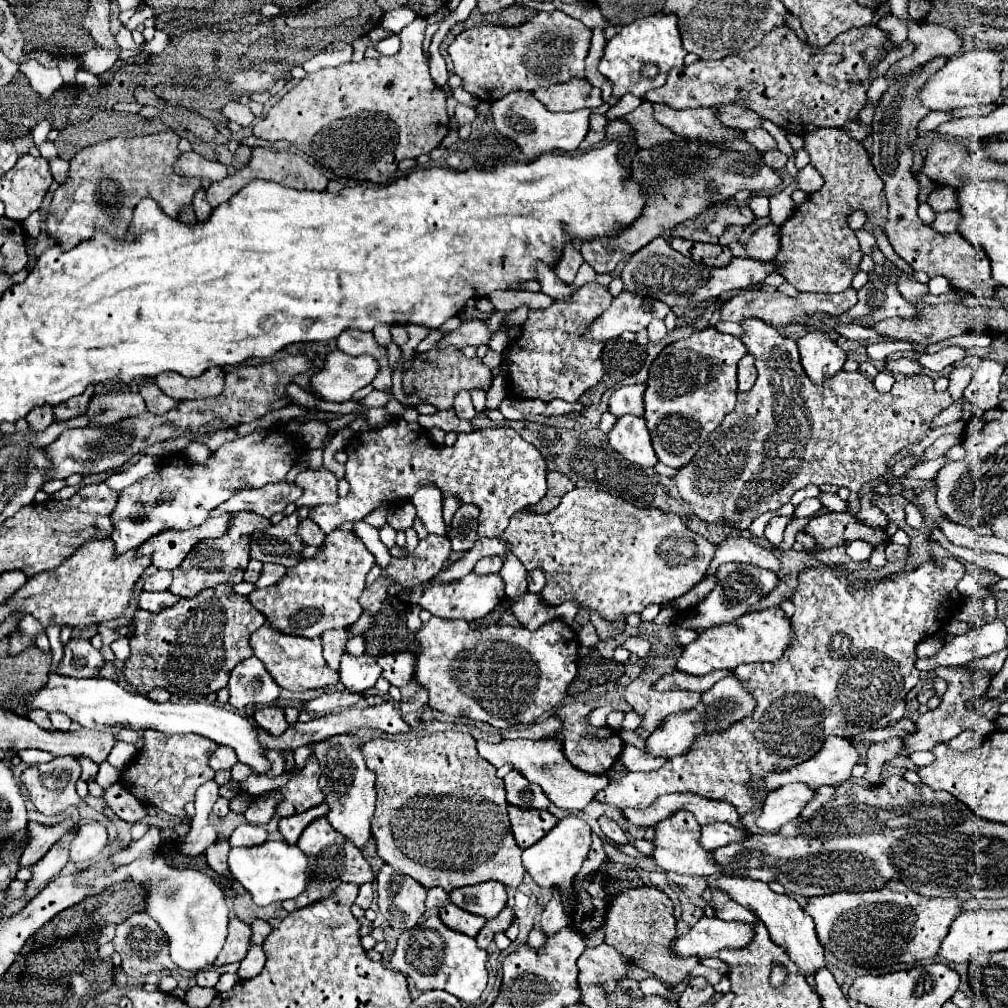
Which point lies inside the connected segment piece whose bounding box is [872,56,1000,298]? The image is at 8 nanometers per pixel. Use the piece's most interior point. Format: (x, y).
(895, 119)

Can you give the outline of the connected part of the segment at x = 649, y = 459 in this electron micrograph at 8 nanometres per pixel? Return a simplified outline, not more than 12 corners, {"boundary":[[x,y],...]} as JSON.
{"boundary":[[618,418],[608,442],[636,466],[656,466],[644,418]]}

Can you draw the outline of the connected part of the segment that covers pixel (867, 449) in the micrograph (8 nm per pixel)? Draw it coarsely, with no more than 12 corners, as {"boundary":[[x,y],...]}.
{"boundary":[[754,318],[758,380],[672,478],[746,530],[808,484],[860,488],[952,404],[922,374],[814,386]]}

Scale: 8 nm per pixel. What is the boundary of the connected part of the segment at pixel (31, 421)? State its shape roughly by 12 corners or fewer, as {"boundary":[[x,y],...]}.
{"boundary":[[50,406],[34,408],[26,422],[30,430],[42,432],[52,424]]}

